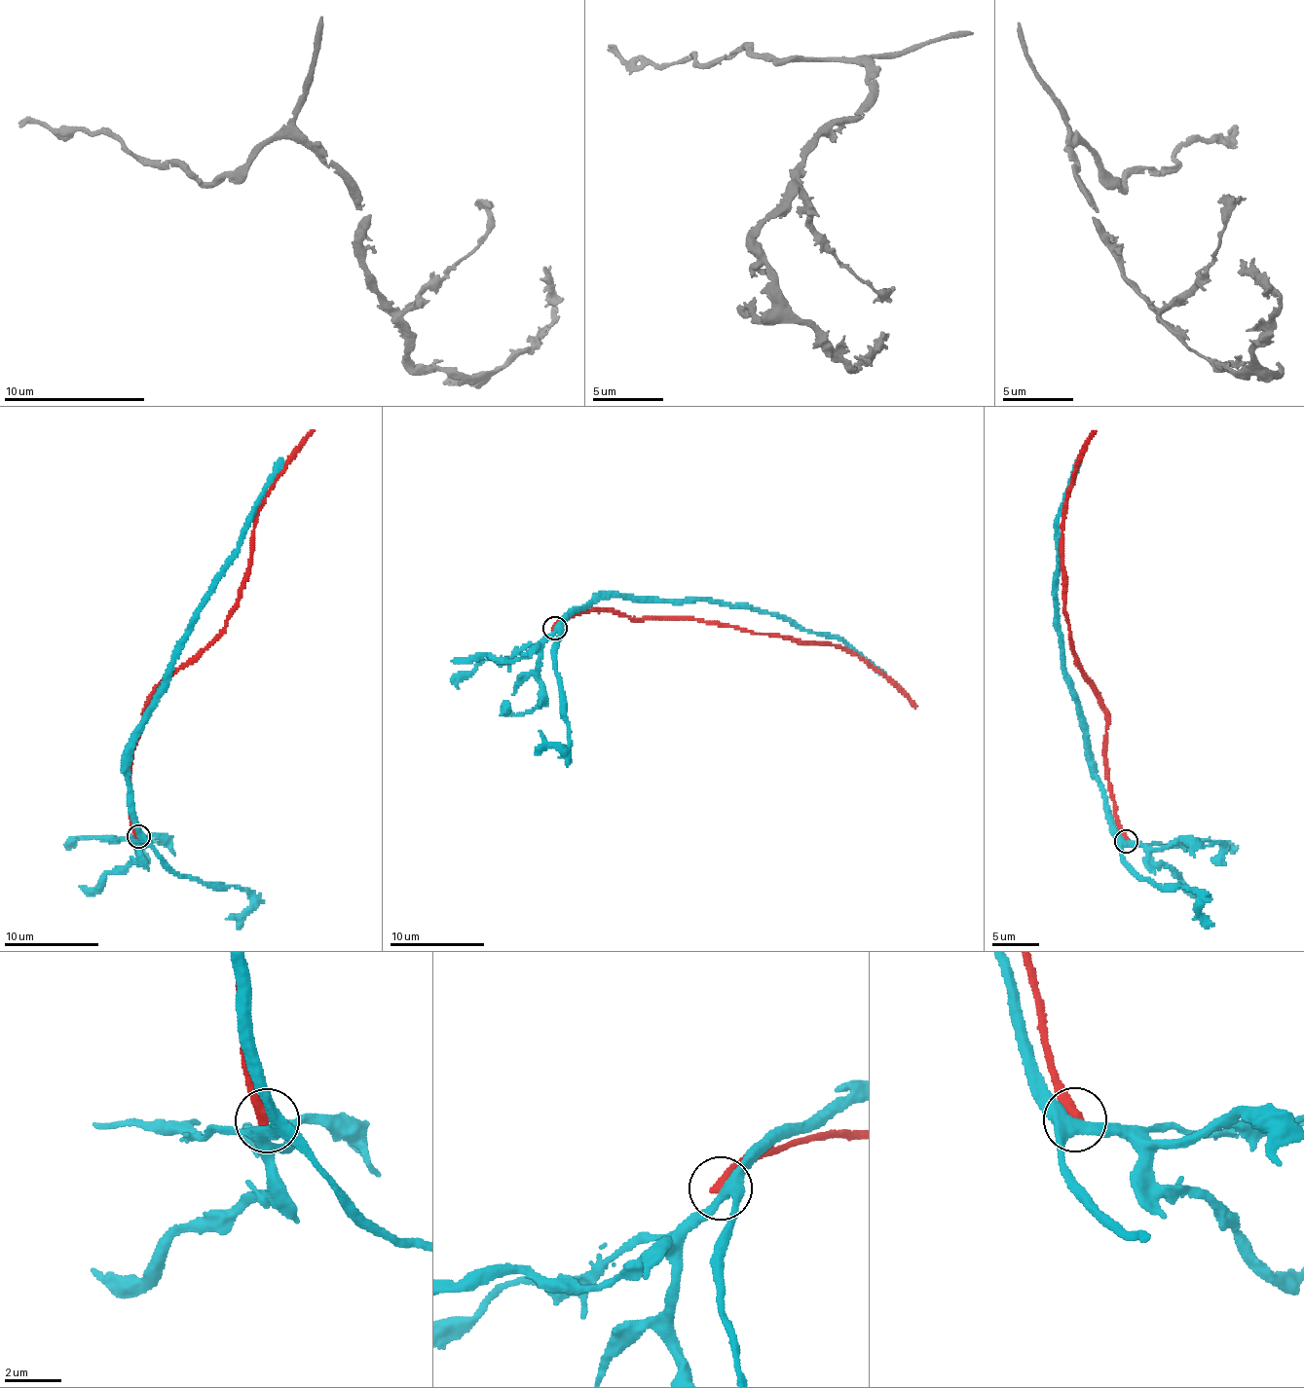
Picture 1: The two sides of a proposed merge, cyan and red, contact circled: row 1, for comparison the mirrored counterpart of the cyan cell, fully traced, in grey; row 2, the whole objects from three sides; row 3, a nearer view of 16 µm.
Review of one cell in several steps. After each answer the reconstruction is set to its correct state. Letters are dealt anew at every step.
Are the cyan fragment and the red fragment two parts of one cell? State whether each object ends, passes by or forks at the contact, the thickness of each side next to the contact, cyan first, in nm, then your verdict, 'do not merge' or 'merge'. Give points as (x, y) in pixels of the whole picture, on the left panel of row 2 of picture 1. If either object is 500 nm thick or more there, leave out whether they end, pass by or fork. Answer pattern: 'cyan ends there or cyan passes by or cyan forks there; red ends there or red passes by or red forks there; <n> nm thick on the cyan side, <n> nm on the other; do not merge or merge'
cyan forks there; red ends there; 380 nm thick on the cyan side, 400 nm on the other; do not merge

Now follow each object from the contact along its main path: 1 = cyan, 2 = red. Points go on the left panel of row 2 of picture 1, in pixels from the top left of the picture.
1: (139, 836), (129, 746), (171, 665), (177, 641), (238, 547), (247, 517), (282, 458)
2: (137, 837), (129, 775), (144, 704), (220, 633), (236, 603), (251, 557), (257, 509), (286, 460), (314, 430)

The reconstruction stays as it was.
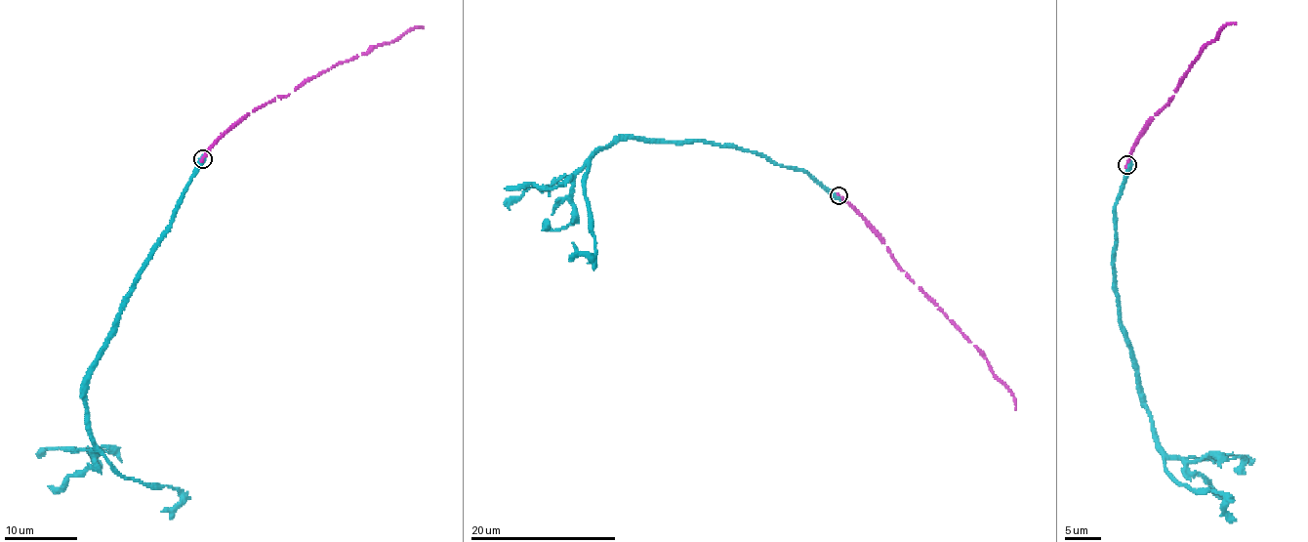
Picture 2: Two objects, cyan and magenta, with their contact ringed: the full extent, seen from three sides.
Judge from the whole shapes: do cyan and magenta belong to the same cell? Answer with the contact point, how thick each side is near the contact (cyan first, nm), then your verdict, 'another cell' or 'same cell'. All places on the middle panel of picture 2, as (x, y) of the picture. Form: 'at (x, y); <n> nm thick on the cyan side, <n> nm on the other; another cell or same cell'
at (838, 195); 550 nm thick on the cyan side, 280 nm on the other; another cell

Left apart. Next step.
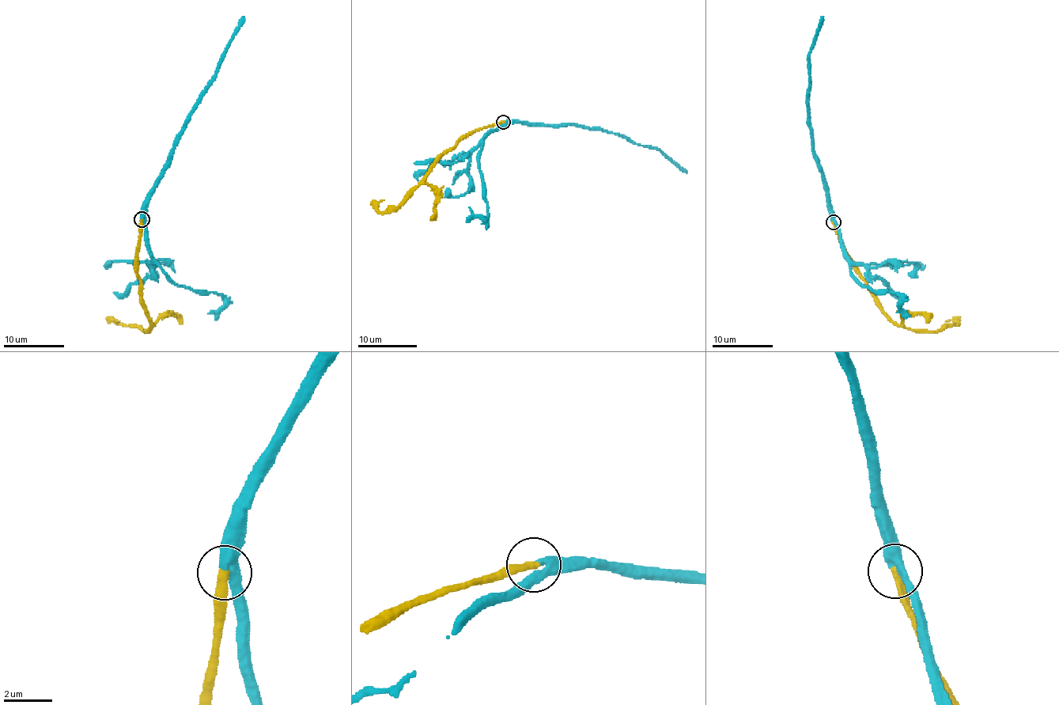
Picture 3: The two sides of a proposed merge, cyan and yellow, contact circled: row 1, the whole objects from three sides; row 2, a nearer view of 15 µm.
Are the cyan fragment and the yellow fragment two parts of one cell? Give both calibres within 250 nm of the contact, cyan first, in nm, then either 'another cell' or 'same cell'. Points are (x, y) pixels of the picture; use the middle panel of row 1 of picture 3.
calibres 320 and 360 nm; same cell

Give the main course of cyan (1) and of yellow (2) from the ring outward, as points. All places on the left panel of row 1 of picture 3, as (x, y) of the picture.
1: (141, 219), (144, 203), (172, 150), (176, 134), (182, 130), (197, 100), (215, 73), (224, 51), (244, 17)
2: (141, 219), (136, 270), (141, 299), (151, 320), (149, 329), (122, 326), (115, 320), (119, 321)

